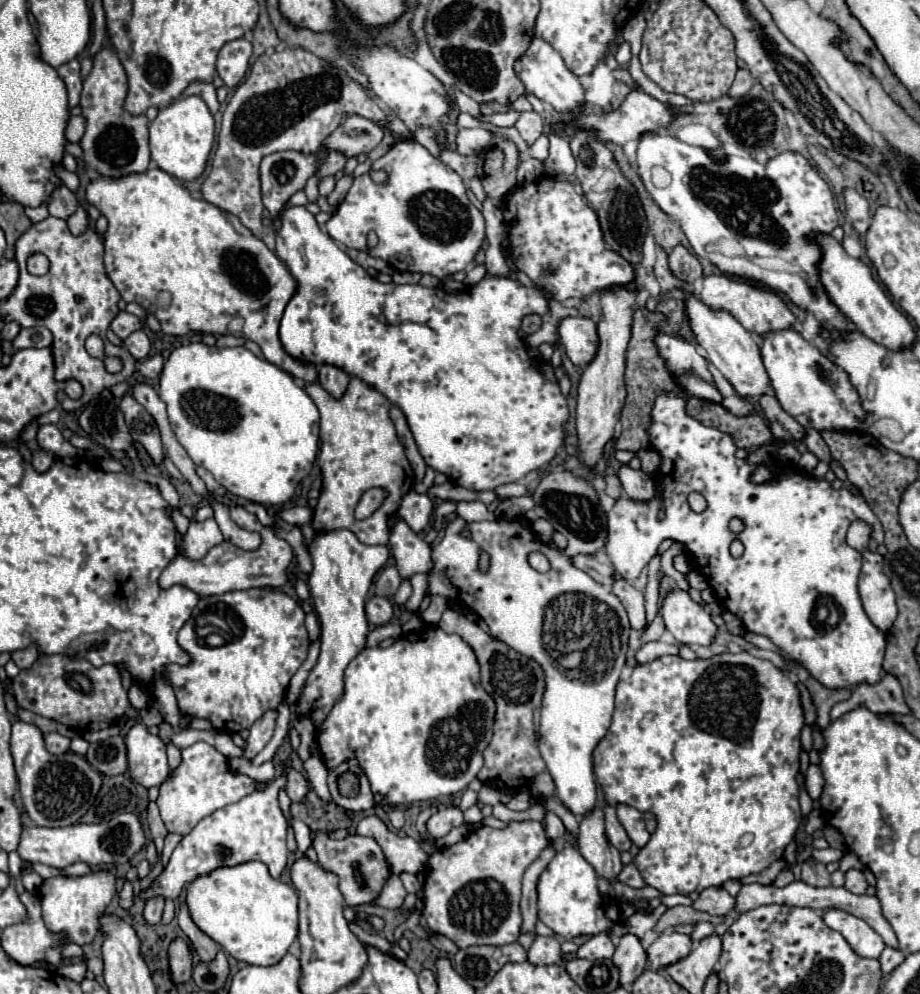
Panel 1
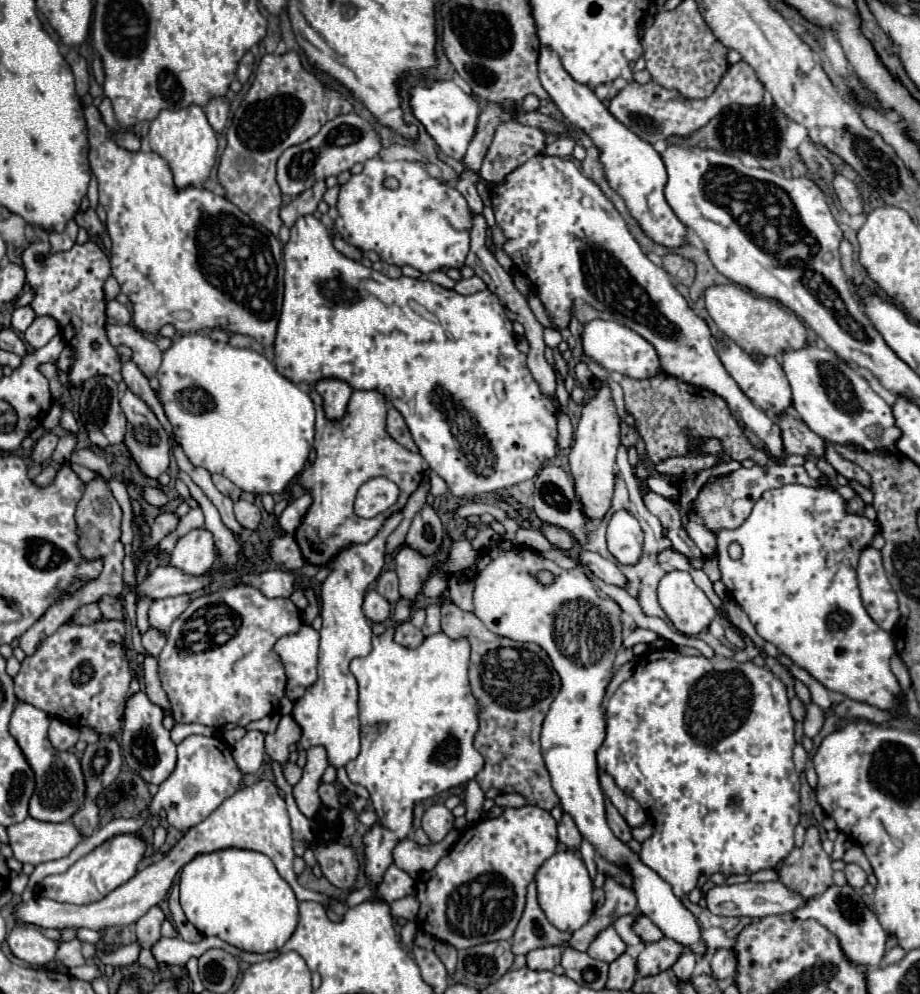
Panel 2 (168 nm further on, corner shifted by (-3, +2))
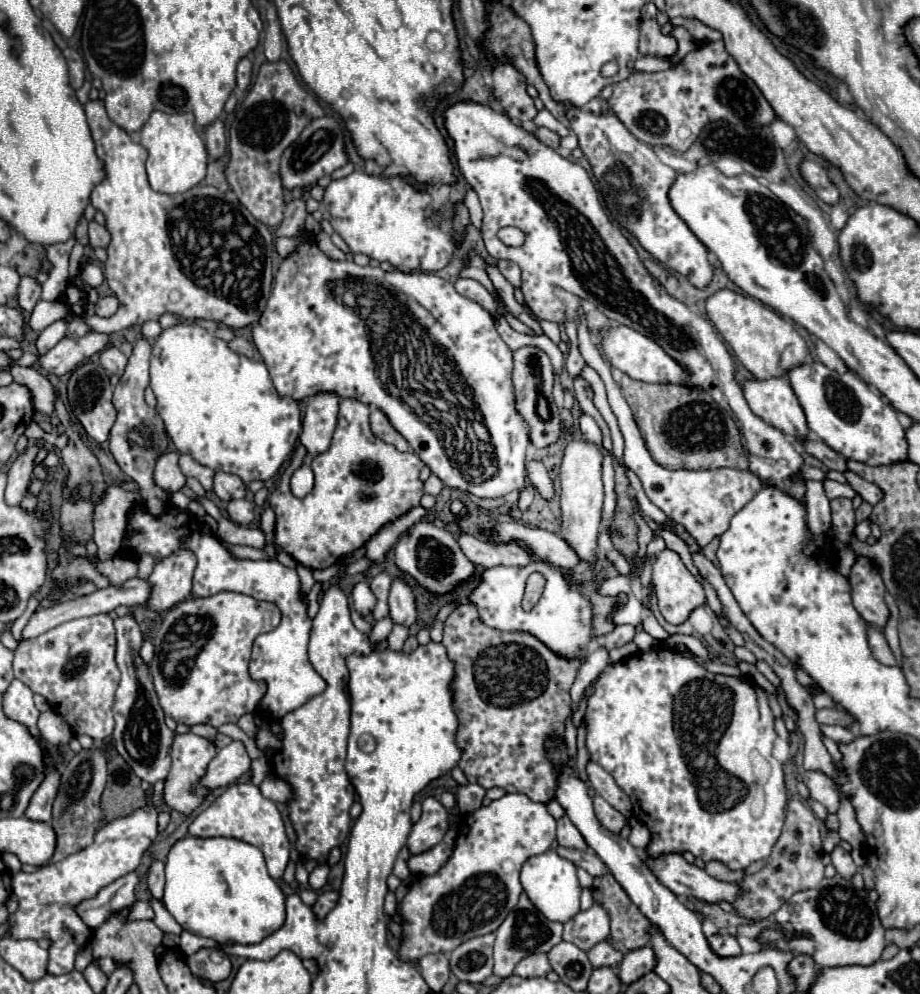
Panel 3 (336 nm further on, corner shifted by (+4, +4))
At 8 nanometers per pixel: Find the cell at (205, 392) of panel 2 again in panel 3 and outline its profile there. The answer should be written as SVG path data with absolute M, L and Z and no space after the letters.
M174 324L156 338L150 358L150 388L158 400L156 410L178 452L190 454L216 472L236 474L246 484L252 480L270 480L292 454L302 430L298 402L278 396L264 362L232 352L224 340L198 324Z

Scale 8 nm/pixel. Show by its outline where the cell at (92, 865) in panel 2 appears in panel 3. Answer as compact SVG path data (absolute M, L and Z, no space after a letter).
M146 804L144 808L134 810L130 816L122 816L116 818L112 822L108 822L106 826L102 826L96 832L96 840L92 842L92 846L80 850L78 854L66 856L64 860L56 862L56 864L46 864L42 866L38 872L26 874L26 872L18 872L12 876L12 892L18 898L18 910L10 916L8 924L10 924L10 936L16 940L33 939L40 940L45 937L52 944L48 950L48 973L54 975L66 974L74 970L74 963L78 950L90 942L90 936L75 936L74 932L88 932L92 934L92 930L87 927L80 917L76 914L74 907L84 900L94 898L104 886L112 884L116 878L126 876L128 872L134 872L140 864L142 854L146 852L146 848L152 844L152 840L158 836L158 810L152 804Z

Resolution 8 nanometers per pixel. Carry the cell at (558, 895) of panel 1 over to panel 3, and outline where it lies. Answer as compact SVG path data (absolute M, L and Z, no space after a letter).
M548 850L544 854L532 856L524 862L522 872L520 872L520 882L524 892L528 894L530 902L550 920L554 922L568 922L574 914L580 912L580 884L576 878L576 866L560 858L554 850Z

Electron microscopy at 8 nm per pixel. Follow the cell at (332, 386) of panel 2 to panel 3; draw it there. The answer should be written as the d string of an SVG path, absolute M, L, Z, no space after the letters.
M316 394L308 398L300 432L300 442L308 458L322 454L330 446L338 418L338 402L336 394Z

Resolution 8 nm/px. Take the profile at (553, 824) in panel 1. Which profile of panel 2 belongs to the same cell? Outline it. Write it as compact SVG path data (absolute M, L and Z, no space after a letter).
M563 814L563 818L559 820L557 830L559 830L559 842L561 844L565 844L567 848L579 848L583 836L577 830L577 826L575 826L575 822L573 822L573 818L569 814Z

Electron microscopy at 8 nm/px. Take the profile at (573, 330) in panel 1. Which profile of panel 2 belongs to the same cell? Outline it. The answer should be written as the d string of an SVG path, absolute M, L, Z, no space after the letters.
M591 320L583 324L581 332L581 342L583 342L583 354L591 360L595 360L599 366L603 366L609 372L621 372L631 378L649 378L661 372L659 358L655 348L641 338L637 332L629 330L627 326L619 322L605 322L605 320Z

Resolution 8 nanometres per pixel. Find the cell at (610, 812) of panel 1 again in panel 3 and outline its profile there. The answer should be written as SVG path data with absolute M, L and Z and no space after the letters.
M594 796L594 812L602 826L614 834L618 834L626 826L626 818L616 808L612 808L602 796Z

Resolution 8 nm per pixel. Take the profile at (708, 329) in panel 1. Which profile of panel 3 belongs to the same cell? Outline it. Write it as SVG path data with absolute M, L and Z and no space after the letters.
M786 378L750 380L744 384L744 396L752 412L766 424L796 440L806 440L806 416Z

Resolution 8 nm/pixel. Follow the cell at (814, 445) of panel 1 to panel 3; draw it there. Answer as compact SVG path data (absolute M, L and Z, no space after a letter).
M846 472L844 474L846 478L848 478L848 484L862 496L862 500L864 502L868 502L868 504L878 504L880 500L882 500L882 496L884 496L884 492L878 488L878 486L874 486L874 484L870 484L870 482L866 482L864 478L860 478L860 476L856 476L856 474L852 474L852 472Z

